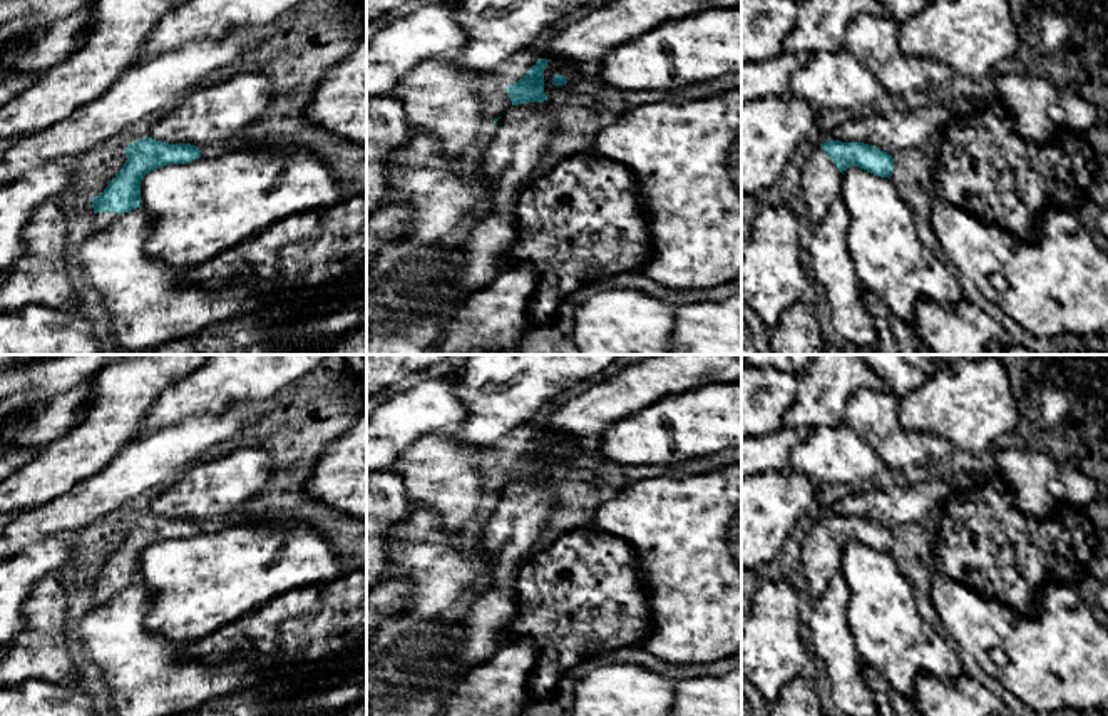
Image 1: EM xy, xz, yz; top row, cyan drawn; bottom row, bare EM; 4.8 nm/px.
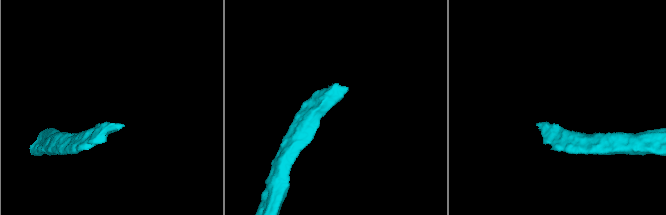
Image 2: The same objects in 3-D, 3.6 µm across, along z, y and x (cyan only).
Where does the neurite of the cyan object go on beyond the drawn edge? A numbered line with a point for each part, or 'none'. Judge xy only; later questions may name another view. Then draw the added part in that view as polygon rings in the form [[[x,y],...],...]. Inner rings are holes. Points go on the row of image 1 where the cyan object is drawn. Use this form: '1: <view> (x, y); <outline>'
1: xy (101, 219); [[[97,212],[94,216],[94,226],[97,228],[105,228],[112,224],[121,214],[119,212]]]

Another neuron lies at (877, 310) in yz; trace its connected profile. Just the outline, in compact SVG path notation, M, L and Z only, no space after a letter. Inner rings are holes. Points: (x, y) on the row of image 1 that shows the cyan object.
M864 286L862 303L877 330L875 355L934 355L914 325L894 316L885 303Z

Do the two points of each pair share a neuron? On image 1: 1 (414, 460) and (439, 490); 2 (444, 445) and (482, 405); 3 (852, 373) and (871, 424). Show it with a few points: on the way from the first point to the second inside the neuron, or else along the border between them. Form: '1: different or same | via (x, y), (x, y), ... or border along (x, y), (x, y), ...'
1: same | via (420, 467), (437, 484)
2: different | border along (449, 432), (479, 450)
3: different | border along (886, 387), (857, 388), (842, 420)

